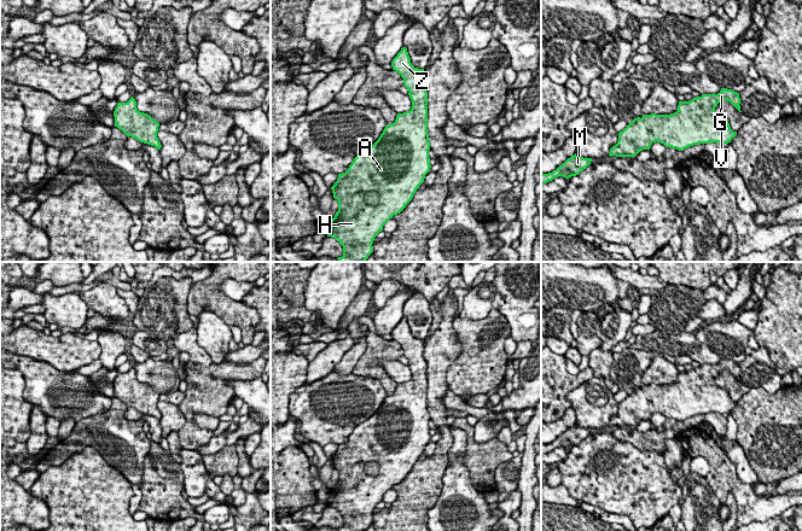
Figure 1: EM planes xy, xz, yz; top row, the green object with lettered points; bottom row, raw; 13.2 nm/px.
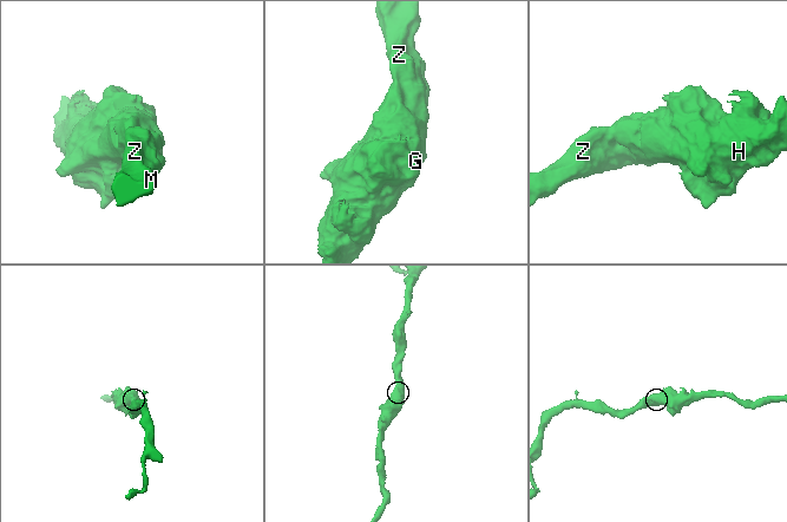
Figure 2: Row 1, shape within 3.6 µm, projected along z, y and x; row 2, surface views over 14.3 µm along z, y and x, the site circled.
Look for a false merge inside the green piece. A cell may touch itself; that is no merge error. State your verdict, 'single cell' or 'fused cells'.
single cell

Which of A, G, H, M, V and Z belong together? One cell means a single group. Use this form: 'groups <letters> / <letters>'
groups A G H M V Z

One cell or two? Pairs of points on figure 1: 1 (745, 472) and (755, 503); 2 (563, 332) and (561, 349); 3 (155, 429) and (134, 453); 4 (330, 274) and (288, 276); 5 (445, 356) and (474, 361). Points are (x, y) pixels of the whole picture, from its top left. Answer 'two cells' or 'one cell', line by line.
1: two cells
2: two cells
3: two cells
4: two cells
5: two cells

